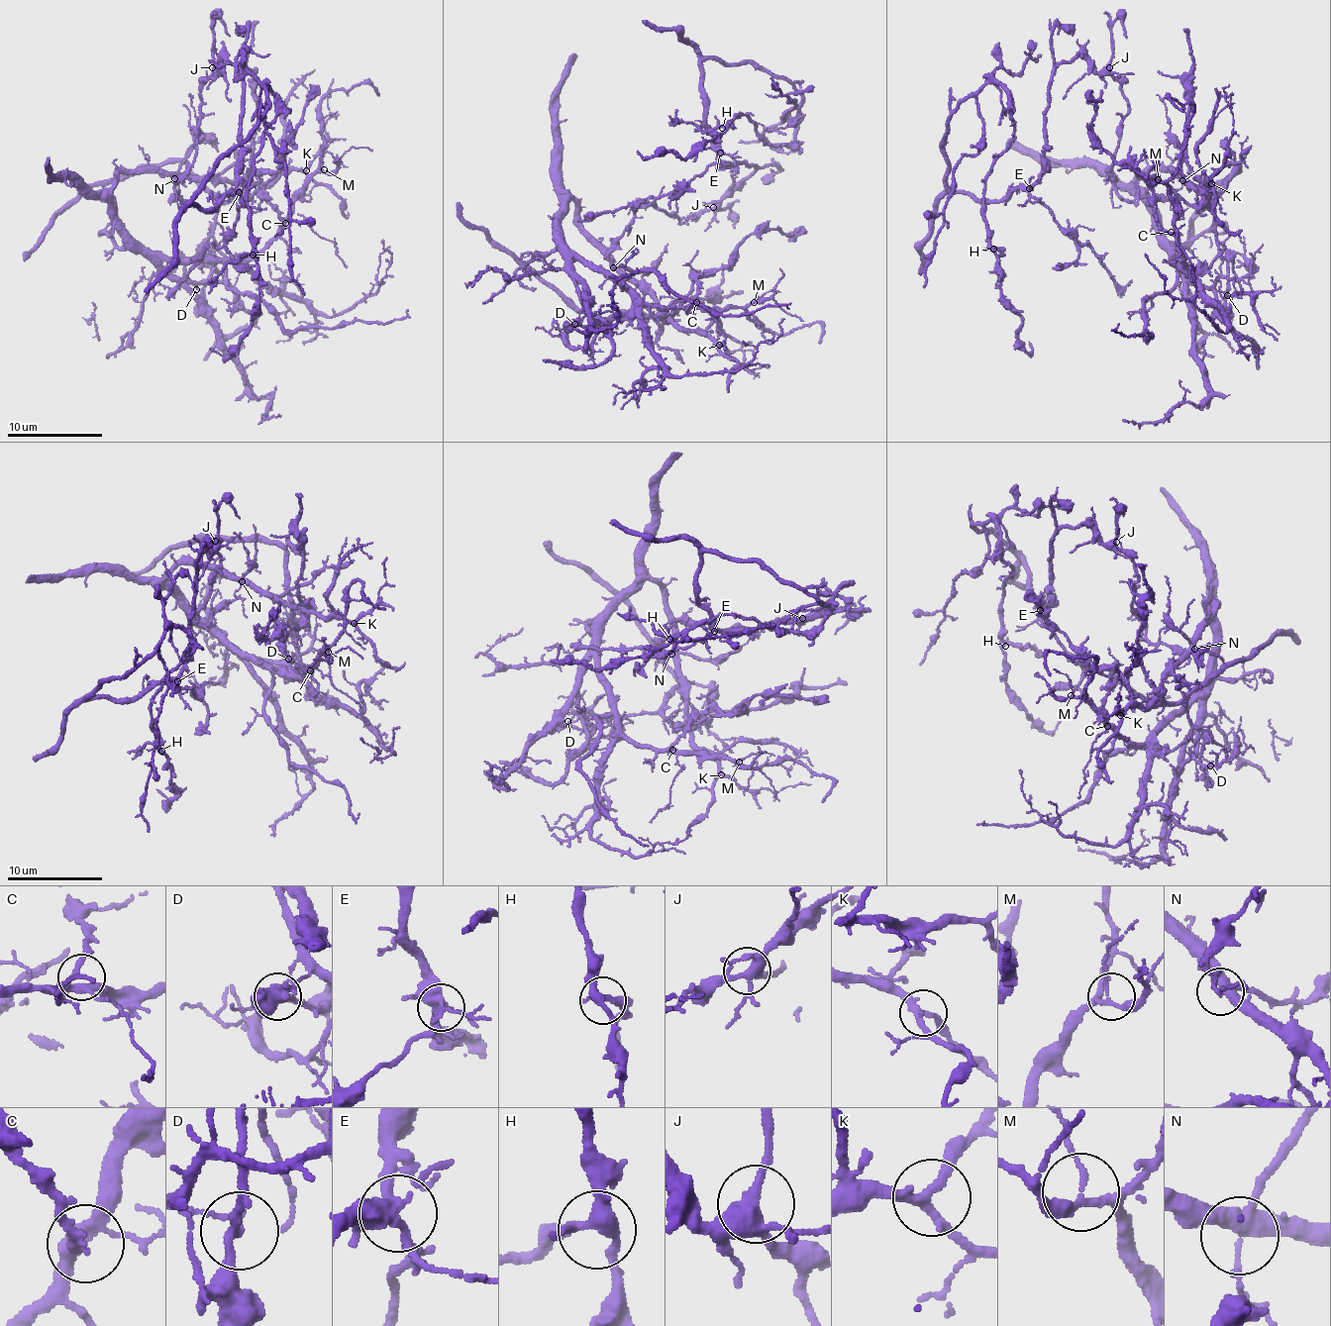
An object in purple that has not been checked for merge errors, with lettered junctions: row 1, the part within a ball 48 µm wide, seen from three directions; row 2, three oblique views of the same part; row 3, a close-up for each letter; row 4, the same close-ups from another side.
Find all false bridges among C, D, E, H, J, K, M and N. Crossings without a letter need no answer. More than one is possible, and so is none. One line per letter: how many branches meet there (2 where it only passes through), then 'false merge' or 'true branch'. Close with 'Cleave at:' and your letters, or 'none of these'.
C: branches 4; true branch
D: branches 3; false merge
E: branches 5; true branch
H: branches 4; true branch
J: branches 4; true branch
K: branches 3; true branch
M: branches 3; true branch
N: branches 4; false merge
Cleave at: D, N

